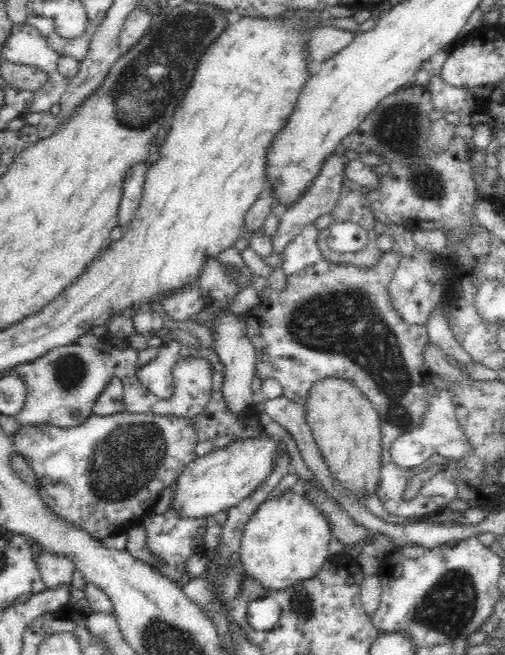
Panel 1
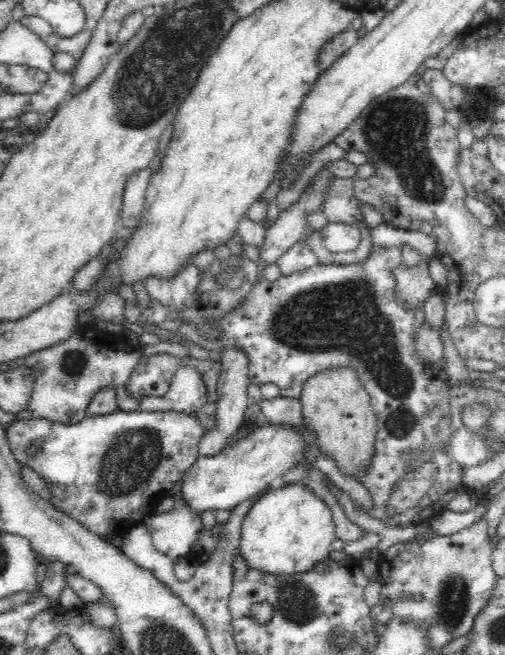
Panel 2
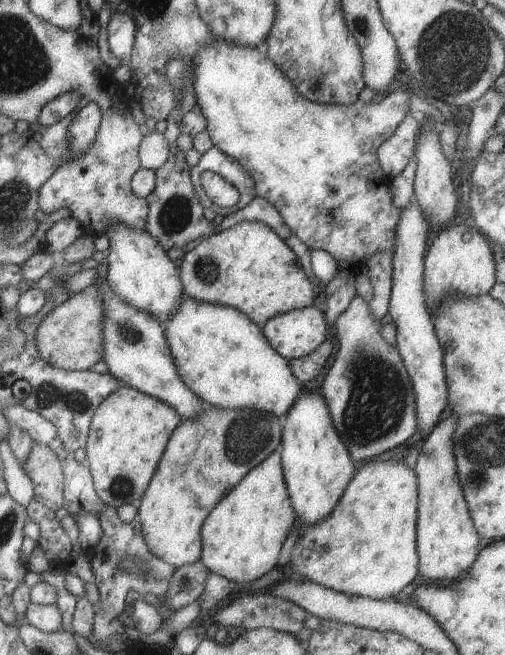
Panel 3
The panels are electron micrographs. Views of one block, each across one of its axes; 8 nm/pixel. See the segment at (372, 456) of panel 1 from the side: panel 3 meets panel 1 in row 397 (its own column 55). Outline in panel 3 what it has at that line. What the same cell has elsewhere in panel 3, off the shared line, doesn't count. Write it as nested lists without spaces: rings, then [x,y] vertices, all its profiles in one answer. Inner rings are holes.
[[[93,285],[72,294],[61,304],[55,306],[37,326],[35,330],[35,346],[39,358],[53,368],[68,371],[84,371],[101,359],[101,322],[103,308],[99,290]]]

